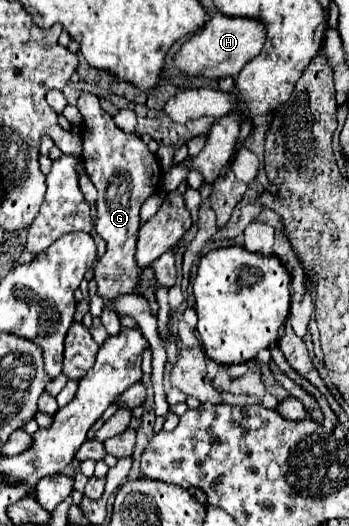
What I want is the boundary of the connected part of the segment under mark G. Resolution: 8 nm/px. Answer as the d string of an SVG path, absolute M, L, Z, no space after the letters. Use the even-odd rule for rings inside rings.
M82 92L76 106L84 118L82 124L90 126L86 136L94 140L94 150L92 150L92 144L86 144L82 162L86 166L86 172L90 176L92 184L98 190L94 230L106 240L106 254L100 256L100 260L94 268L94 276L98 282L98 294L104 298L118 298L118 296L126 296L126 294L142 296L148 300L150 312L156 316L160 310L160 306L156 302L156 288L160 288L160 286L172 288L176 282L175 254L170 250L158 258L154 264L150 264L150 268L154 270L156 286L142 288L142 290L140 290L142 268L138 268L134 254L136 254L136 240L138 240L138 230L140 230L140 206L144 204L144 200L148 196L152 196L154 186L160 182L160 174L162 174L160 164L138 134L126 134L114 124L112 116L102 110L98 96ZM118 174L124 174L128 184L118 188L116 196L112 198L114 190L108 192L108 184L110 184L112 176L118 176Z

